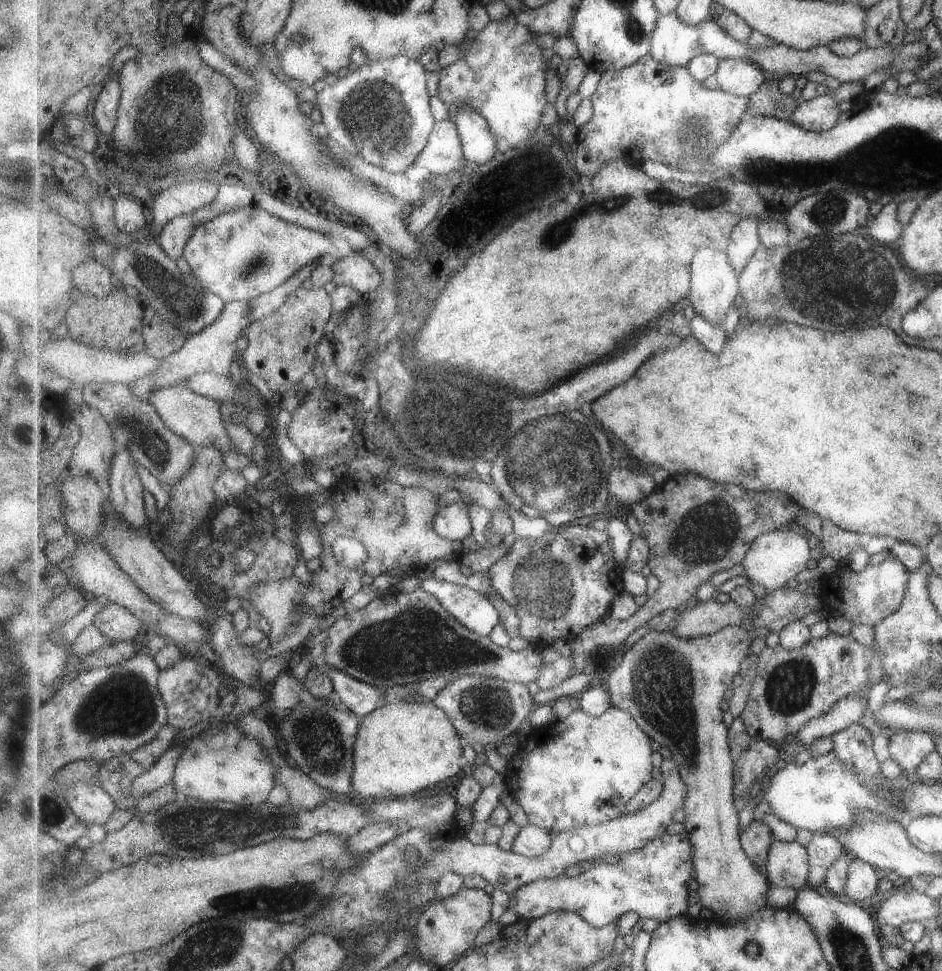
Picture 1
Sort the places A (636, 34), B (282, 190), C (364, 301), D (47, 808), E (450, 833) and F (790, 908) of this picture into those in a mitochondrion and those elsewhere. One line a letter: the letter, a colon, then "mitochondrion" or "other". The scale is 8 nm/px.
A: mitochondrion
B: other
C: other
D: mitochondrion
E: other
F: other

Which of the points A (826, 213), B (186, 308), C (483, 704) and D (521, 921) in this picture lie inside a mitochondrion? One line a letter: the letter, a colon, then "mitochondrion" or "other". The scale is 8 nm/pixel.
A: mitochondrion
B: mitochondrion
C: mitochondrion
D: other

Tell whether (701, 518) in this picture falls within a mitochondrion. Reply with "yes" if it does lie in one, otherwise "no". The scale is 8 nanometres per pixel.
yes

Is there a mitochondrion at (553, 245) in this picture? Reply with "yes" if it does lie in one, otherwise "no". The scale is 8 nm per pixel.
yes

